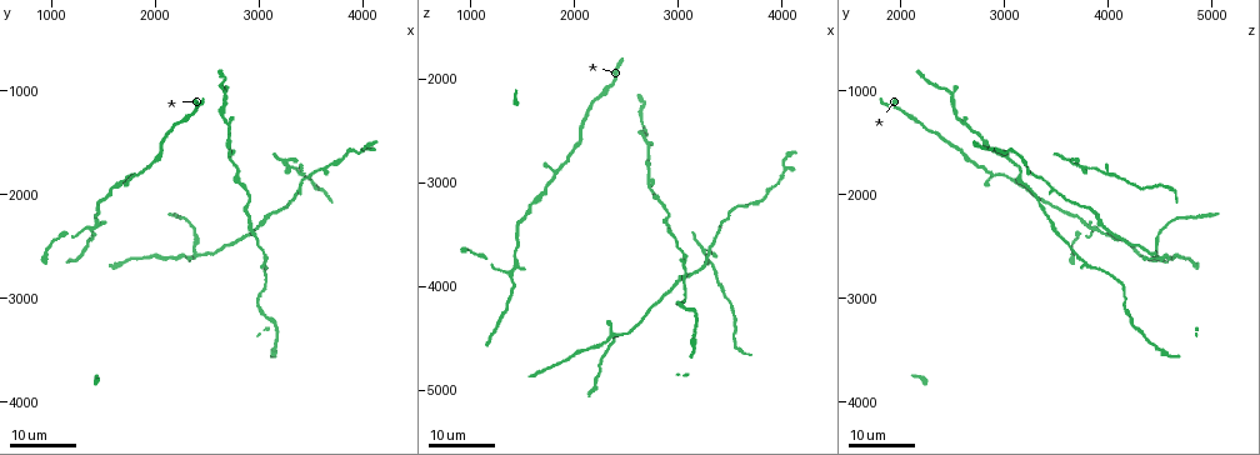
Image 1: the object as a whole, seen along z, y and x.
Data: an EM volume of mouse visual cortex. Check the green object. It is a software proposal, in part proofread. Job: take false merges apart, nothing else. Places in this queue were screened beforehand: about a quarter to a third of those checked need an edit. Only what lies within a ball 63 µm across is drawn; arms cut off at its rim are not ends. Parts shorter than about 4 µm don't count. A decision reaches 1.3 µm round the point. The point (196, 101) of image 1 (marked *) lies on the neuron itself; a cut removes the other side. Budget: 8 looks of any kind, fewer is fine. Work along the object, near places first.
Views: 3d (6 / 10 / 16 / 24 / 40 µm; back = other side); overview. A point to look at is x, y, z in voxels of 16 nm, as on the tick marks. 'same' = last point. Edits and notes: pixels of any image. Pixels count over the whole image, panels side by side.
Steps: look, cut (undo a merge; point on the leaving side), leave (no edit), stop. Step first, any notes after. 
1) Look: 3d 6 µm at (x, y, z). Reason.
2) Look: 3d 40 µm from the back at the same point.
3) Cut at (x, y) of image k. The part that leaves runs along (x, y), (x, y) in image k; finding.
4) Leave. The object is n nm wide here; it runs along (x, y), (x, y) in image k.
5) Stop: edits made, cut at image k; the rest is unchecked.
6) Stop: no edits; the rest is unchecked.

Look: 3d 24 µm at (2660, 1000, 2500). Three arms meet.

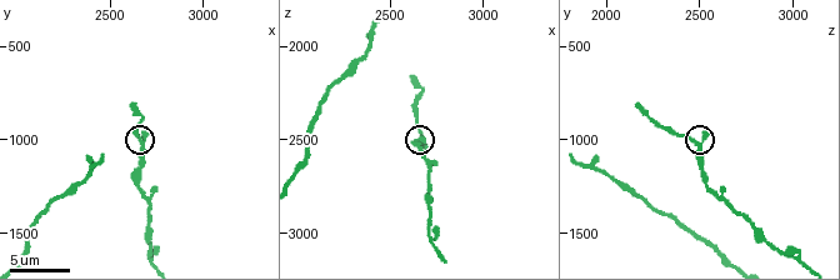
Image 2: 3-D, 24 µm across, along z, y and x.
Look: 3d 10 µm at (2680, 1000, 2480). Zoom in.

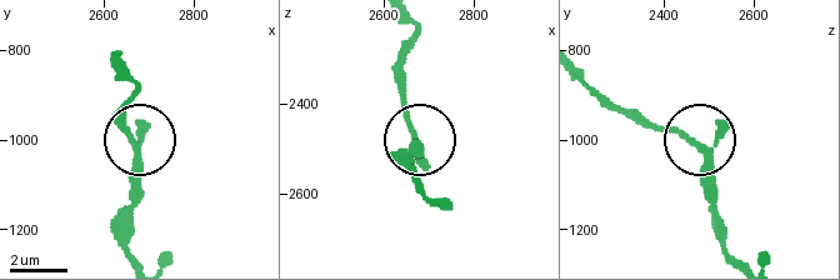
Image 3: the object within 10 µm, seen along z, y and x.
Leave. 3 arms meet here; one neuron here.

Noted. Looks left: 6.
Look: 3d 16 µm at (3660, 1720, 3220). Three arms meet.

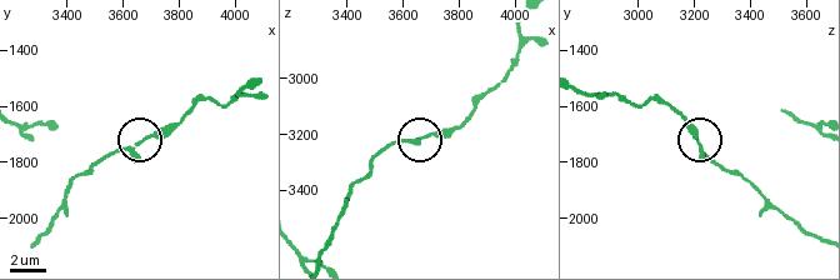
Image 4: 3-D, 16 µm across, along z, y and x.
Look: 3d 6 µm at (3670, 1720, 3200).

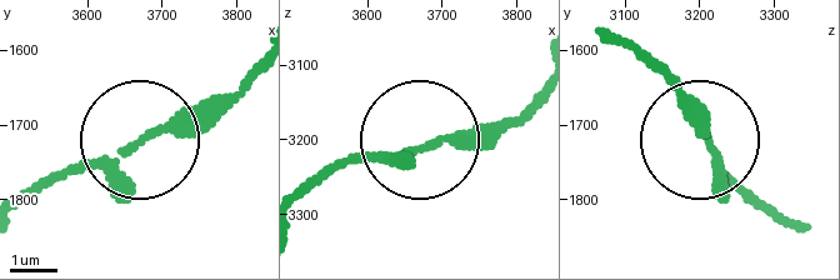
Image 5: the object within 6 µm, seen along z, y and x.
Look: 3d 6 µm from the back at (3680, 1715, 3210). Other side.

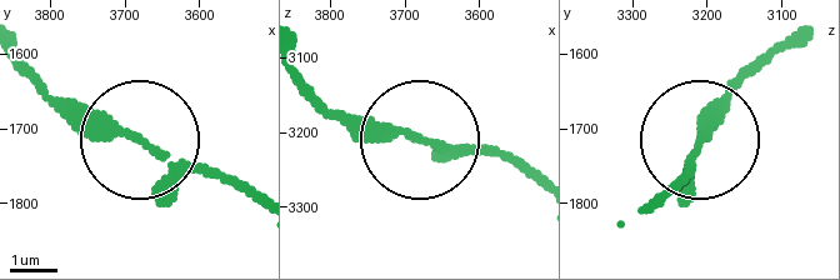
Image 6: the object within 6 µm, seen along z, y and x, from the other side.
Leave. 3 arms meet here; all the same neuron.

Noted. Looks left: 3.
Look: 3d 16 µm at (3300, 1760, 3740). Side arm on a straight run.

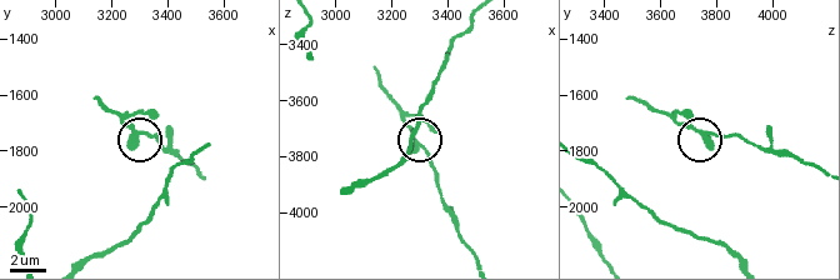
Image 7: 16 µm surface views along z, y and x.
Look: 3d 6 µm at (3290, 1740, 3750).

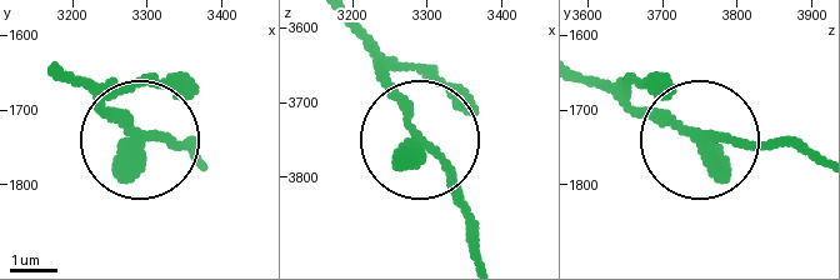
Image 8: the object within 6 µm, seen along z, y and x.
Leave. One neuron here.

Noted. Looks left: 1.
Stop: no edits; the rest is unchecked.

